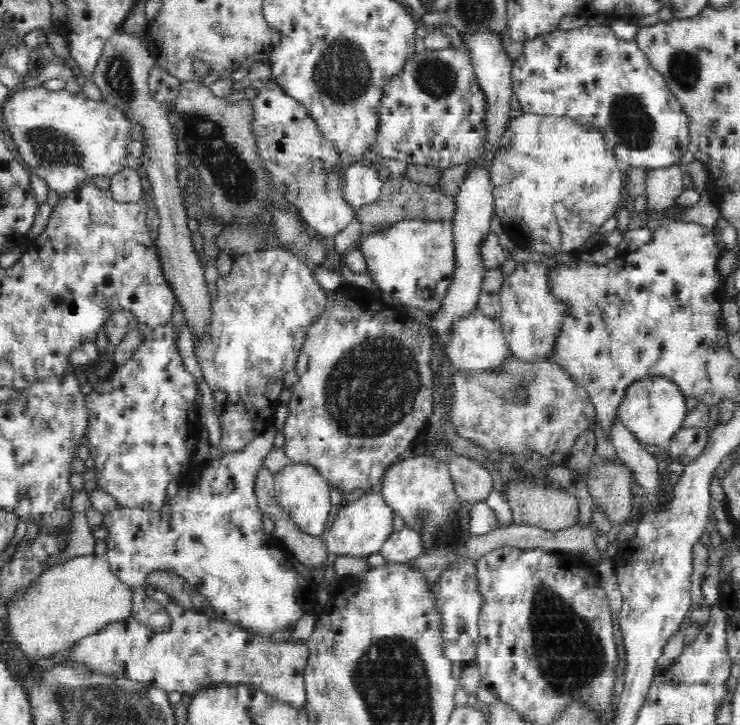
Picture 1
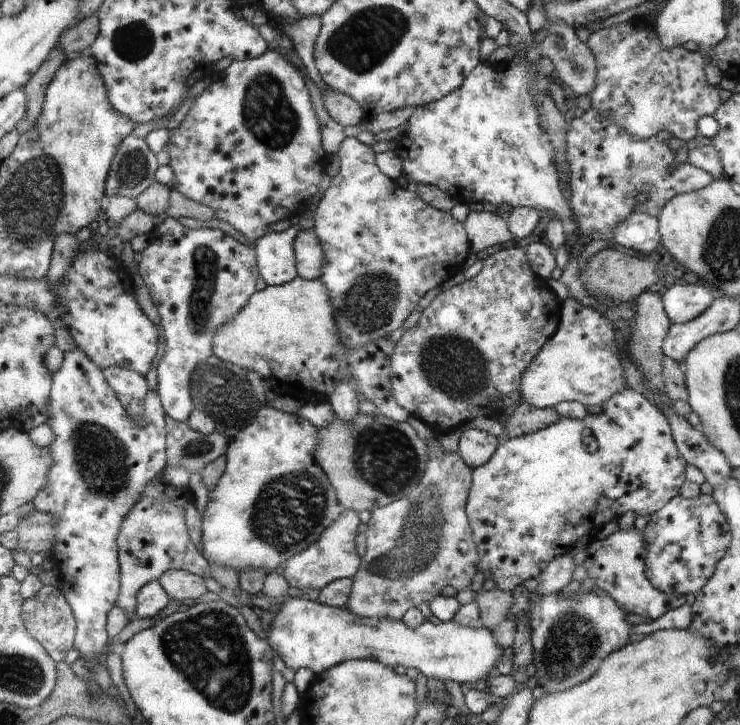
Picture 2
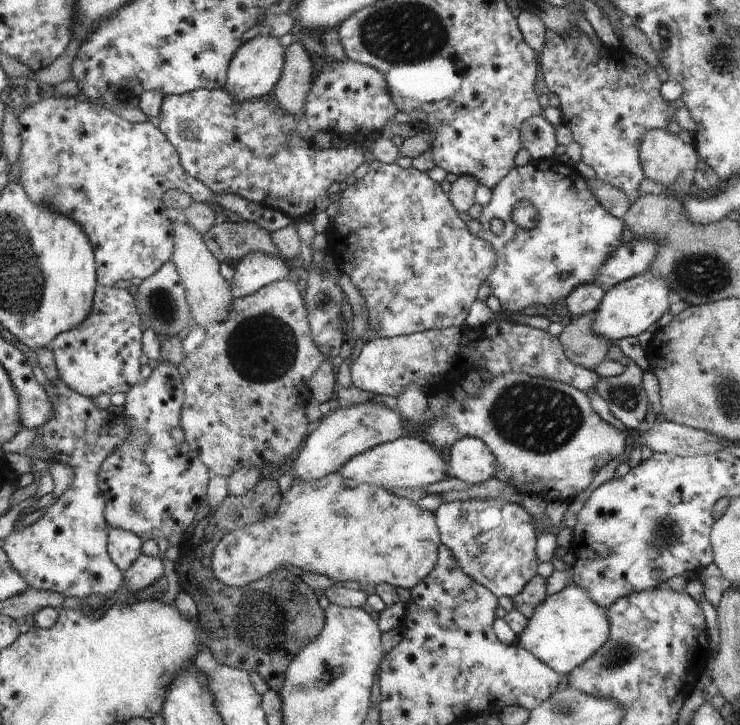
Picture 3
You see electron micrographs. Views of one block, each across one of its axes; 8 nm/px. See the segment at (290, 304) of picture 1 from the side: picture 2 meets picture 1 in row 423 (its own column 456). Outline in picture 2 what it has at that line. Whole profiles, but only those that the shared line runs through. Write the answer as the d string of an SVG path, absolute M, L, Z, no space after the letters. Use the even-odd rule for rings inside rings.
M348 137L342 142L342 146L340 146L337 154L338 158L340 158L340 171L330 181L330 185L322 196L317 209L311 213L315 220L312 230L319 237L320 245L326 256L323 275L319 279L327 286L328 292L331 294L331 302L335 306L335 320L340 330L340 340L344 340L344 348L354 349L376 342L376 340L384 339L384 336L388 336L393 330L398 330L404 324L404 320L414 312L418 300L426 292L430 292L432 288L440 286L448 278L448 264L450 264L450 276L460 270L460 266L468 258L470 244L468 244L469 238L466 238L467 230L462 228L461 222L450 216L448 212L436 210L435 207L428 206L416 194L412 194L411 189L400 188L397 182L390 180L390 177L386 178L384 172L379 166L376 166L377 162L374 162L374 152L370 150L370 146L364 146L362 142L358 142L355 138Z

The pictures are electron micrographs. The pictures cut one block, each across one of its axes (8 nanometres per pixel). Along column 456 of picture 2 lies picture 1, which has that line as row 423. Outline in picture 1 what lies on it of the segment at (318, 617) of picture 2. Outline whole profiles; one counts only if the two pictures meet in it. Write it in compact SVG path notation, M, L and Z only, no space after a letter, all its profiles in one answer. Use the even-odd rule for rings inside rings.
M664 377L644 378L628 386L616 412L620 421L641 443L665 446L680 430L686 411L686 399L674 381Z

